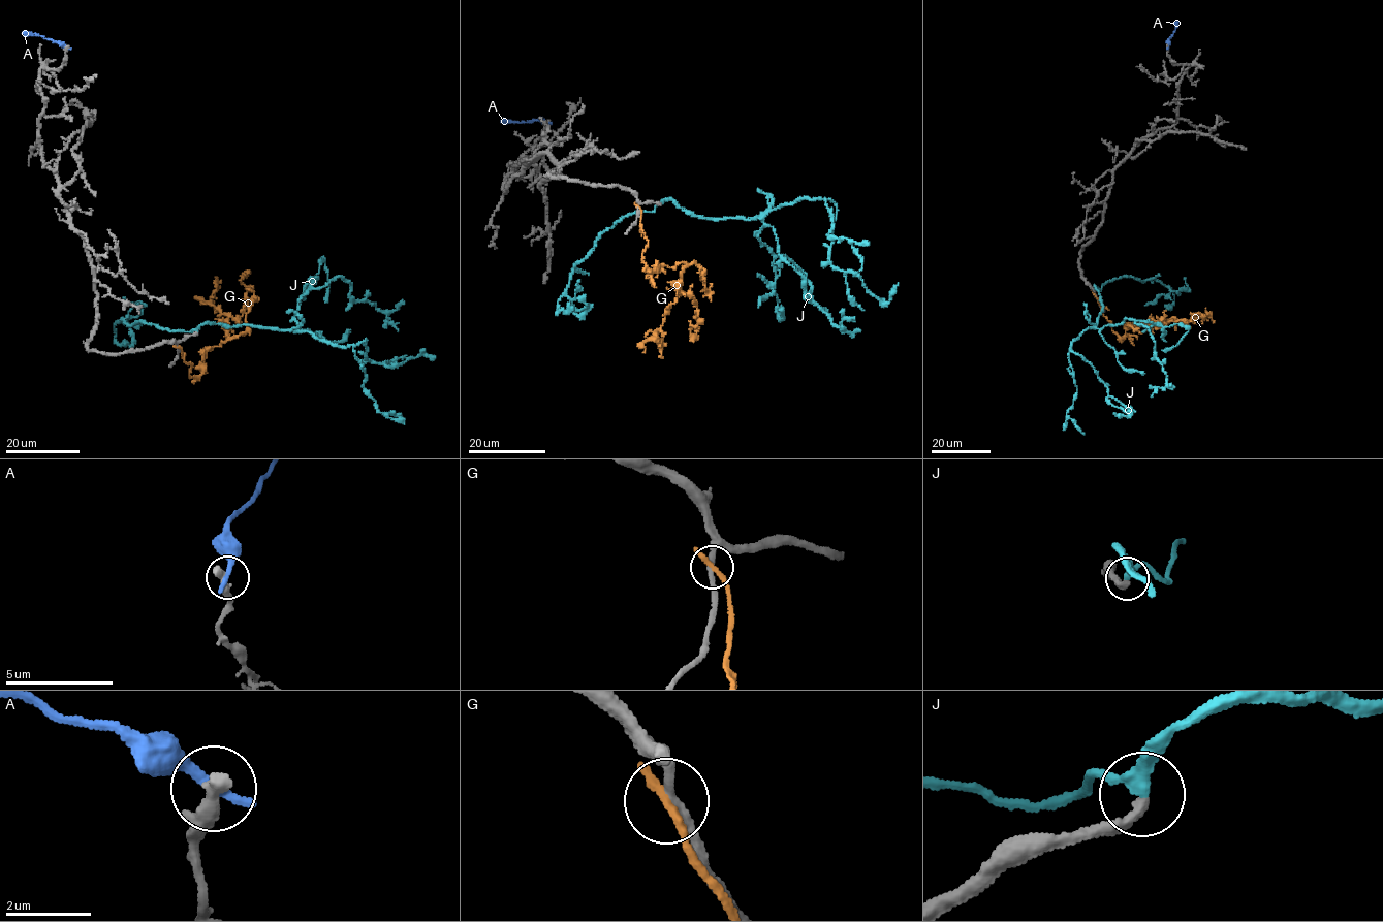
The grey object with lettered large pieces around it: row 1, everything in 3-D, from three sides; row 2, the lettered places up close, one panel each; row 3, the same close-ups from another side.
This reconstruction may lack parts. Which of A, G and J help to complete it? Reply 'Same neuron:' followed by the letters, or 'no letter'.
Same neuron: J

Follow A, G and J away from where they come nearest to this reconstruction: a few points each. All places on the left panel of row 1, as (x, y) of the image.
A: (66, 48), (36, 34), (23, 33)
G: (177, 346), (194, 381), (207, 350), (229, 338), (227, 317), (241, 316), (247, 273)
J: (197, 330), (209, 323), (303, 330), (348, 347), (366, 339), (367, 359), (391, 367), (436, 356)

